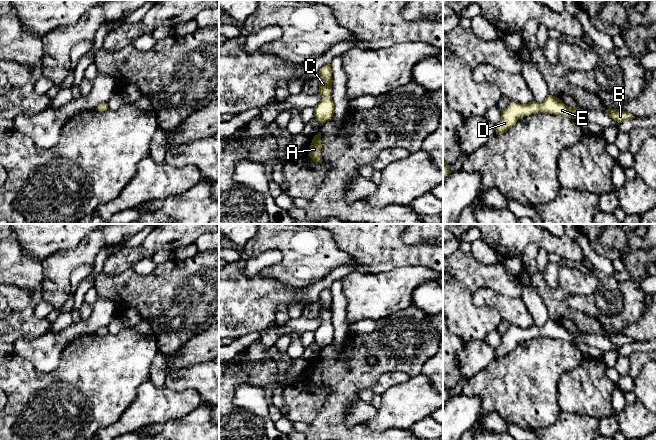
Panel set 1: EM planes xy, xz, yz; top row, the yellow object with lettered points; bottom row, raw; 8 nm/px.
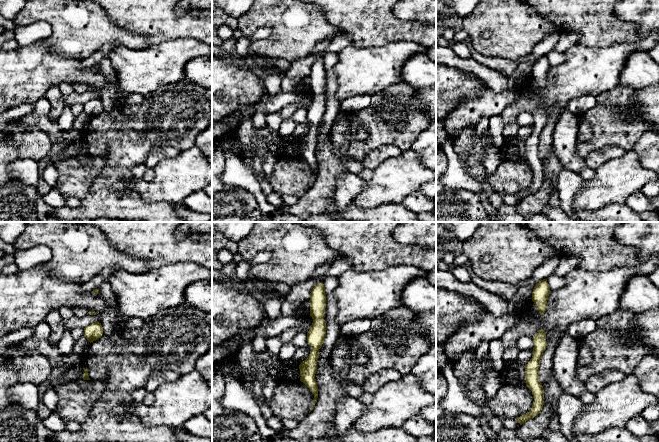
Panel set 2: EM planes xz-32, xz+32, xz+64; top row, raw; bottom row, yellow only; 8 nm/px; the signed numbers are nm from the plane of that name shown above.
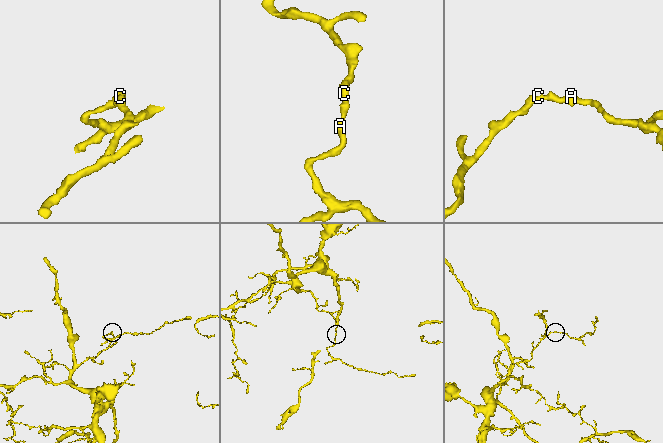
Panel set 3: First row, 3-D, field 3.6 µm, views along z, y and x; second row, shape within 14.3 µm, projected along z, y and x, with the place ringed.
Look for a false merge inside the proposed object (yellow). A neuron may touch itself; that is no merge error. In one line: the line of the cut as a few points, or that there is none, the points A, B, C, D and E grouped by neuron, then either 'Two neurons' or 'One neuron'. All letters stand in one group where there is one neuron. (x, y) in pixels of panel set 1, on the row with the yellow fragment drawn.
No split. Groups: A B C D E. One neuron

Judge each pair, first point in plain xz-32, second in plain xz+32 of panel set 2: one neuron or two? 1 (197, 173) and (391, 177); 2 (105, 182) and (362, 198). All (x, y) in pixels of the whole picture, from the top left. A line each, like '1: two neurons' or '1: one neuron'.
1: one neuron
2: two neurons

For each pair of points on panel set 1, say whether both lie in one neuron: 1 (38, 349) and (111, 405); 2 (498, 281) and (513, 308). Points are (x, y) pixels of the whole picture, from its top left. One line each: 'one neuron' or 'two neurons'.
1: two neurons
2: two neurons

